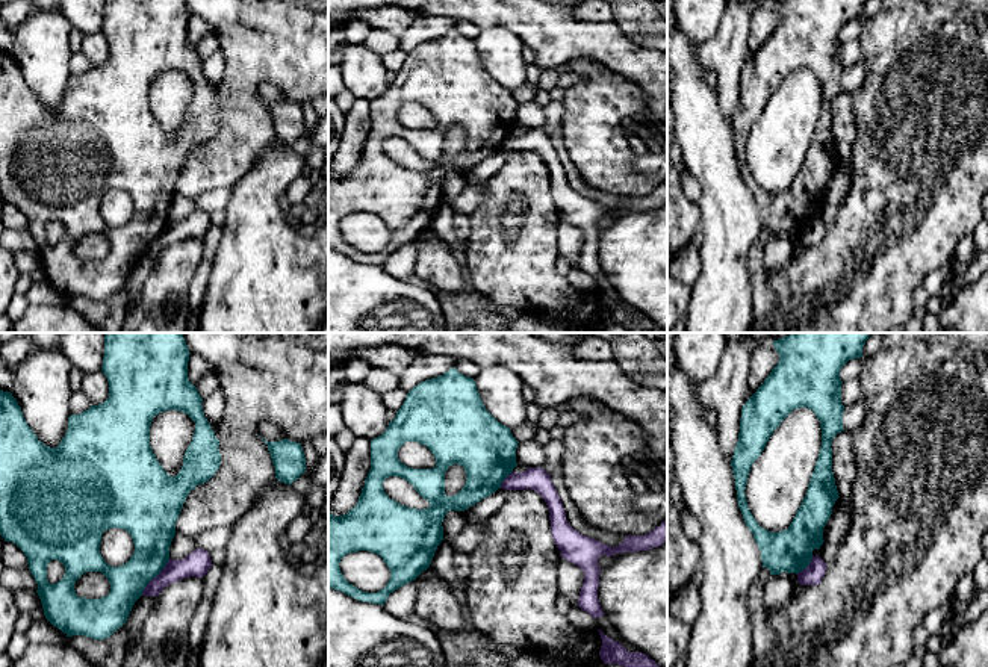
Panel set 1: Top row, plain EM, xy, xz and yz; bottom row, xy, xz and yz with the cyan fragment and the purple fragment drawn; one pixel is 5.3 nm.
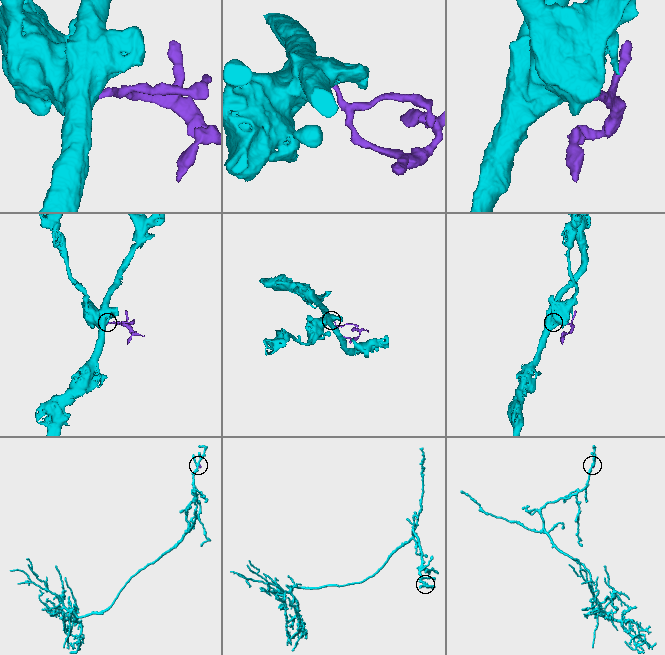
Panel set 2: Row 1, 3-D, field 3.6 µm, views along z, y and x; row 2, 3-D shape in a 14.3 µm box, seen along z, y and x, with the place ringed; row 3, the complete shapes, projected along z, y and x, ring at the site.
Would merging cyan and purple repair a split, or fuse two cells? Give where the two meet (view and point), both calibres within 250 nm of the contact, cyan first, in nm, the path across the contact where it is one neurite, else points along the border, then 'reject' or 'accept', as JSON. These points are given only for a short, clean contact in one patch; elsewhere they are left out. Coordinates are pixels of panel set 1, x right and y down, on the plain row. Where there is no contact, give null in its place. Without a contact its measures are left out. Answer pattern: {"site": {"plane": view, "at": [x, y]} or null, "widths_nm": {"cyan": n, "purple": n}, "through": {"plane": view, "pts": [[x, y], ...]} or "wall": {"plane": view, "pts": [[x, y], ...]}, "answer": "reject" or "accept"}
{"site": {"plane": "xy", "at": [155, 238]}, "widths_nm": {"cyan": 220, "purple": 140}, "wall": {"plane": "xy", "pts": [[168, 220], [167, 226], [141, 256]]}, "answer": "reject"}

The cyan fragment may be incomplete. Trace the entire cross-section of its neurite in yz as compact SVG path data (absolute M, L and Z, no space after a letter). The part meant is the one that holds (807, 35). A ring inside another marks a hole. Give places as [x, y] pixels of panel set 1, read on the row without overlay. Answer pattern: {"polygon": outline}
{"polygon": "M778 0L773 2L775 11L779 15L778 26L770 36L746 62L741 70L738 103L731 121L735 141L738 169L743 175L746 188L753 195L753 200L761 212L763 228L770 231L770 236L799 234L806 230L812 221L812 212L823 206L823 189L828 185L832 168L840 159L832 135L832 100L844 92L841 64L841 29L852 20L862 18L862 9L867 0ZM806 68L814 73L820 82L822 107L814 133L811 136L806 157L796 172L790 188L779 194L770 194L758 186L752 177L744 157L747 136L752 126L761 116L773 92L781 83L796 70Z"}

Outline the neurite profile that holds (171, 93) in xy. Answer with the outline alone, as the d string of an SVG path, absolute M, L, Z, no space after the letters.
M168 71L153 79L150 107L169 138L176 138L180 133L194 92L195 83L183 73Z

